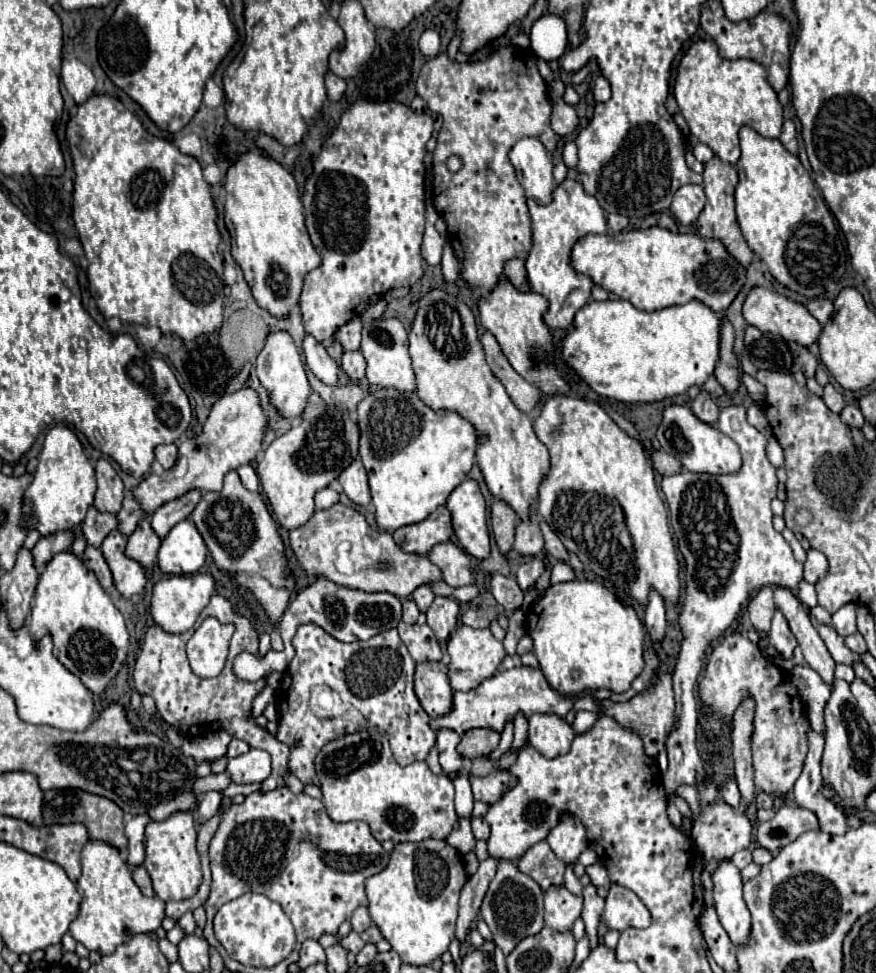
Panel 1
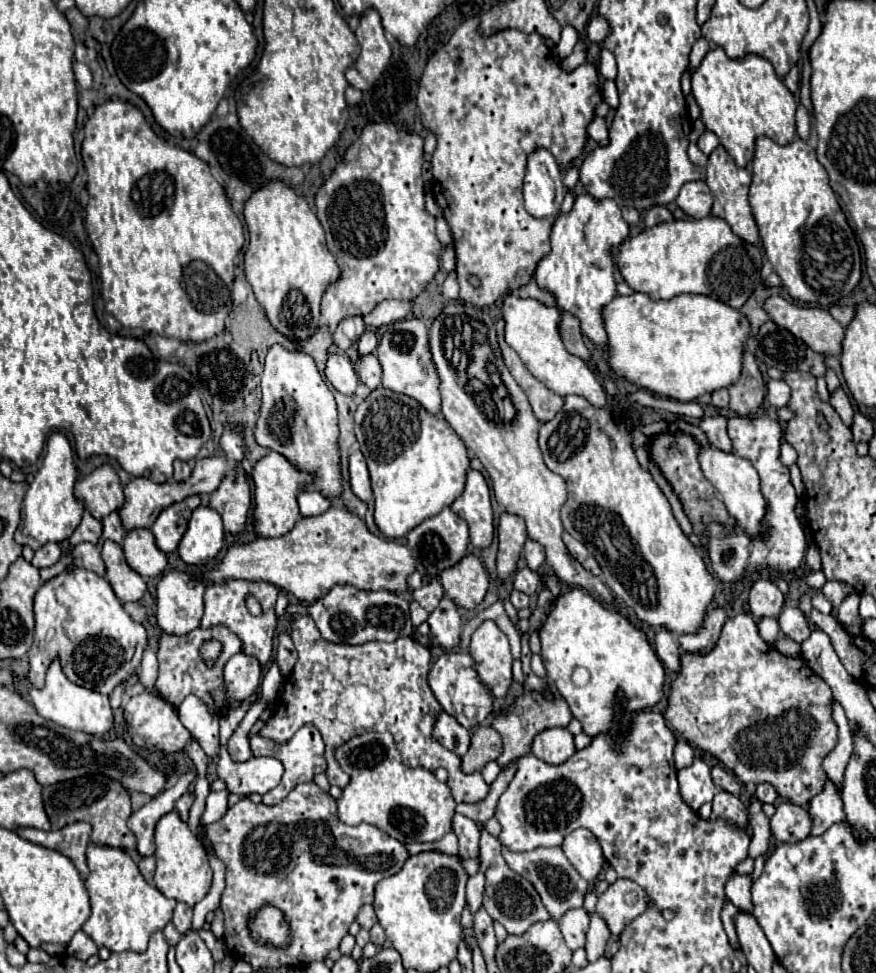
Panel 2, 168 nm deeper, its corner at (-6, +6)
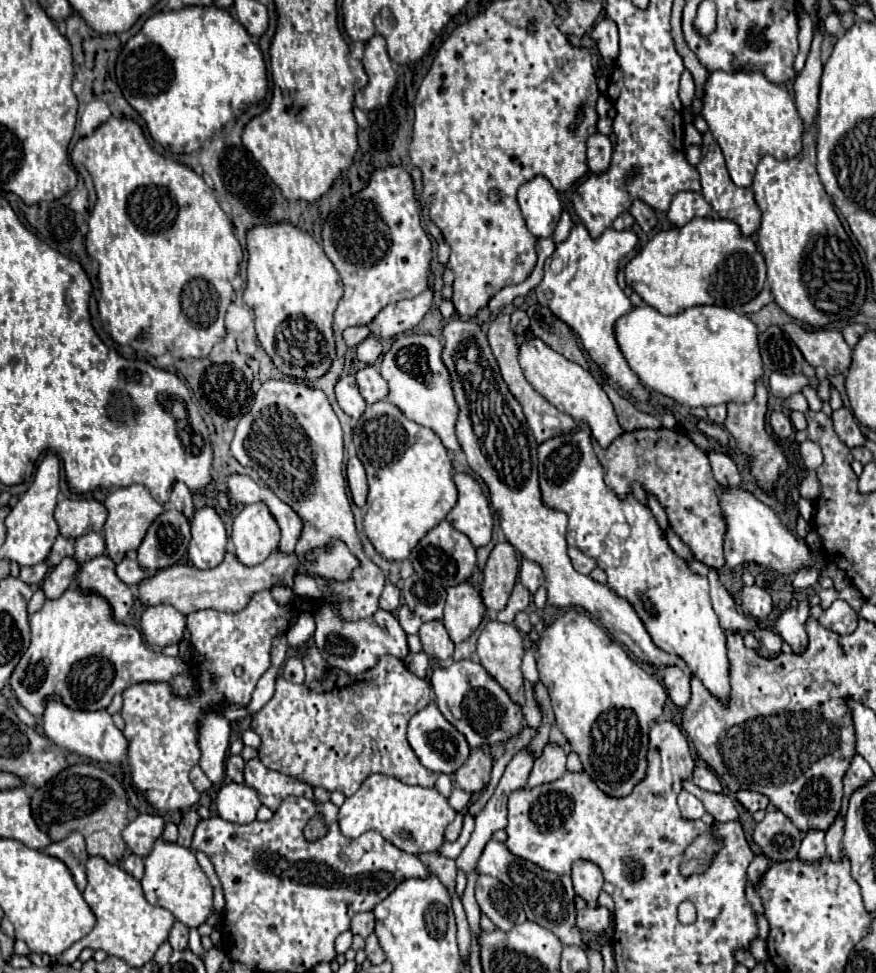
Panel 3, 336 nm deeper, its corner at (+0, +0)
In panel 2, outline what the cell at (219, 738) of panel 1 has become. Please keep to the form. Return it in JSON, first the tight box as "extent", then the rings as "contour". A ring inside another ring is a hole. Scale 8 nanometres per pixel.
{"extent":[128,768,196,856],"contour":[[[190,768],[184,776],[178,778],[178,782],[164,790],[160,796],[152,798],[148,804],[144,804],[140,810],[132,812],[128,820],[128,828],[136,834],[138,840],[138,854],[140,856],[154,856],[154,826],[156,822],[170,810],[174,810],[176,800],[188,790],[188,784],[196,778],[196,770]]]}

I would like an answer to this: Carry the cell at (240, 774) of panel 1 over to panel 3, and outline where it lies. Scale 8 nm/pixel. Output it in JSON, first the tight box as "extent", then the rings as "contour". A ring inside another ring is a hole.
{"extent":[218,782,260,824],"contour":[[[228,782],[218,790],[218,814],[234,824],[250,824],[256,820],[260,800],[256,790],[246,784]]]}

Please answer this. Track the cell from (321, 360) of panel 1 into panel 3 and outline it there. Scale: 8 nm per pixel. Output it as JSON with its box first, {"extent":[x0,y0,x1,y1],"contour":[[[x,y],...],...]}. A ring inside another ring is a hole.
{"extent":[336,376,368,420],"contour":[[[342,376],[336,384],[336,400],[340,408],[354,420],[358,420],[364,414],[364,408],[368,406],[364,398],[358,392],[354,376]]]}

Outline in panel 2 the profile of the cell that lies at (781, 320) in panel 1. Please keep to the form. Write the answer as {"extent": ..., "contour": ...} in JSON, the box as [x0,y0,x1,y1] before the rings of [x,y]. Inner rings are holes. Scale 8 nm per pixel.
{"extent":[764,296,844,356],"contour":[[[770,296],[764,302],[770,320],[790,330],[796,338],[804,340],[814,352],[840,356],[840,342],[844,328],[824,308],[798,306],[782,296]]]}

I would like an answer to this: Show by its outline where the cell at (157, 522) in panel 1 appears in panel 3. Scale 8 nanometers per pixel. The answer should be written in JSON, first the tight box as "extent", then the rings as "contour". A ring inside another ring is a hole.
{"extent":[138,508,190,570],"contour":[[[166,508],[150,524],[138,548],[138,562],[144,570],[162,570],[174,566],[186,554],[188,540],[190,524],[186,516],[174,508]]]}

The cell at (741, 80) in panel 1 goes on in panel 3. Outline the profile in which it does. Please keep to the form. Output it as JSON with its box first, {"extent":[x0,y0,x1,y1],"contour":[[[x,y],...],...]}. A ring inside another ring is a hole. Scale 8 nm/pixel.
{"extent":[702,72,804,188],"contour":[[[712,72],[706,82],[706,94],[704,94],[704,106],[702,106],[702,118],[708,122],[710,132],[714,134],[716,142],[720,144],[728,172],[736,186],[746,188],[752,186],[756,164],[762,156],[770,154],[776,160],[790,160],[800,154],[802,150],[802,134],[804,134],[804,122],[800,120],[800,114],[796,110],[796,104],[788,90],[784,86],[778,86],[774,82],[768,82],[764,74],[760,72]]]}

